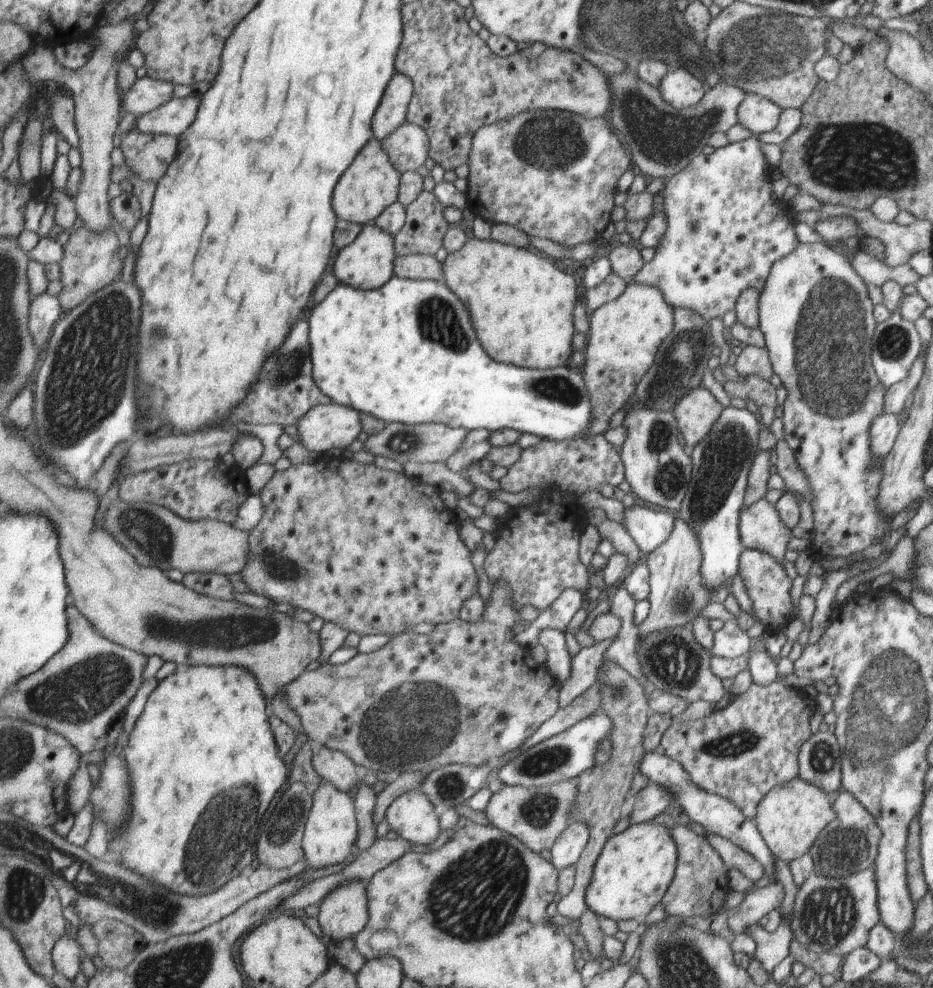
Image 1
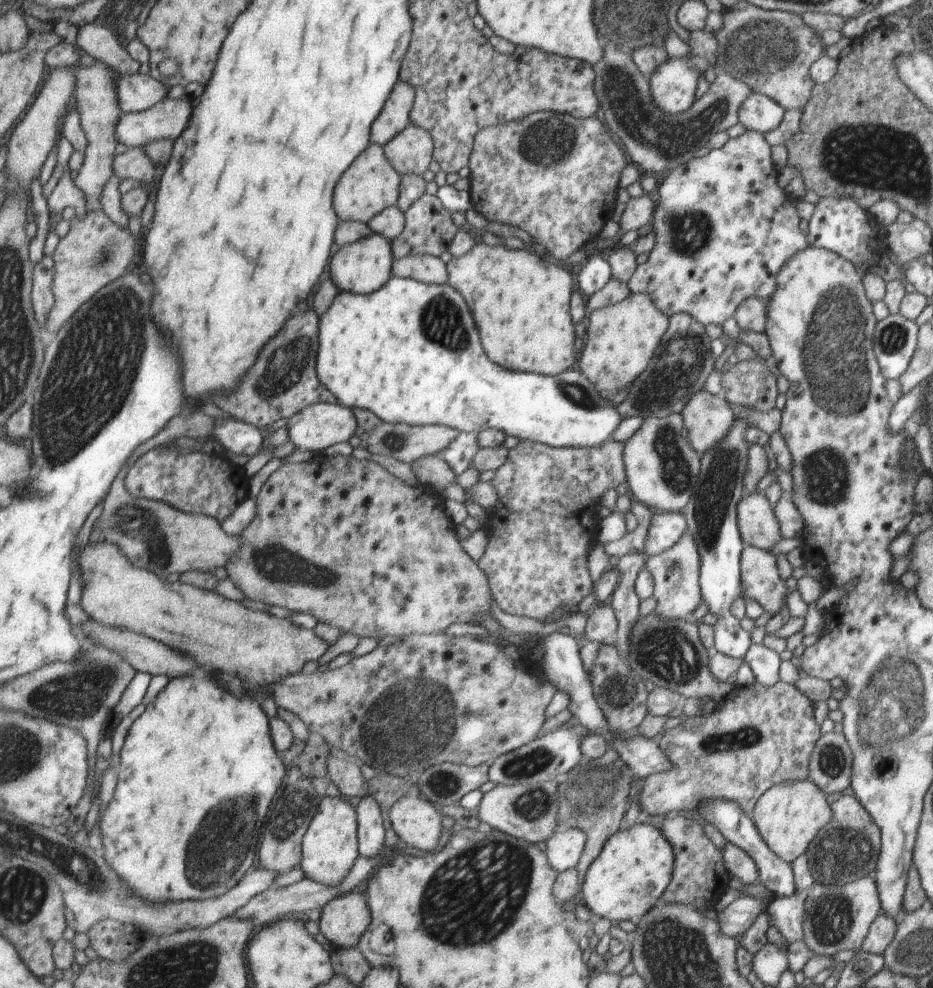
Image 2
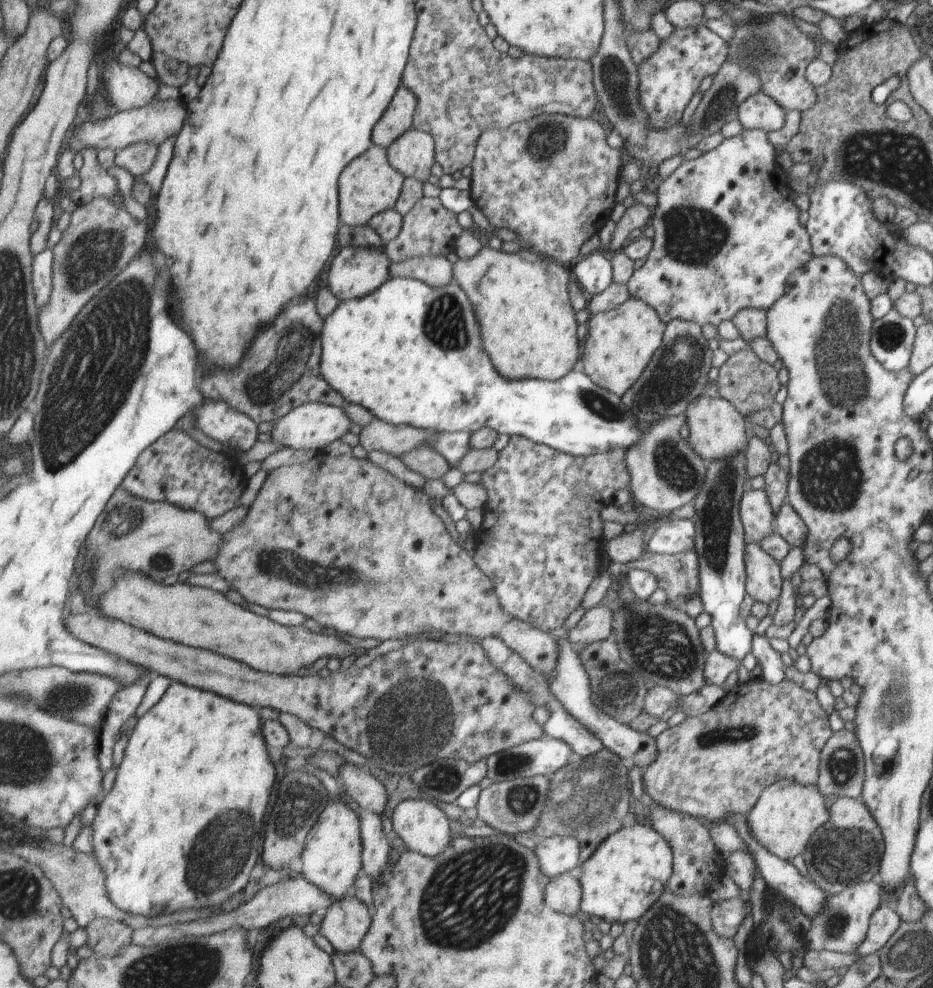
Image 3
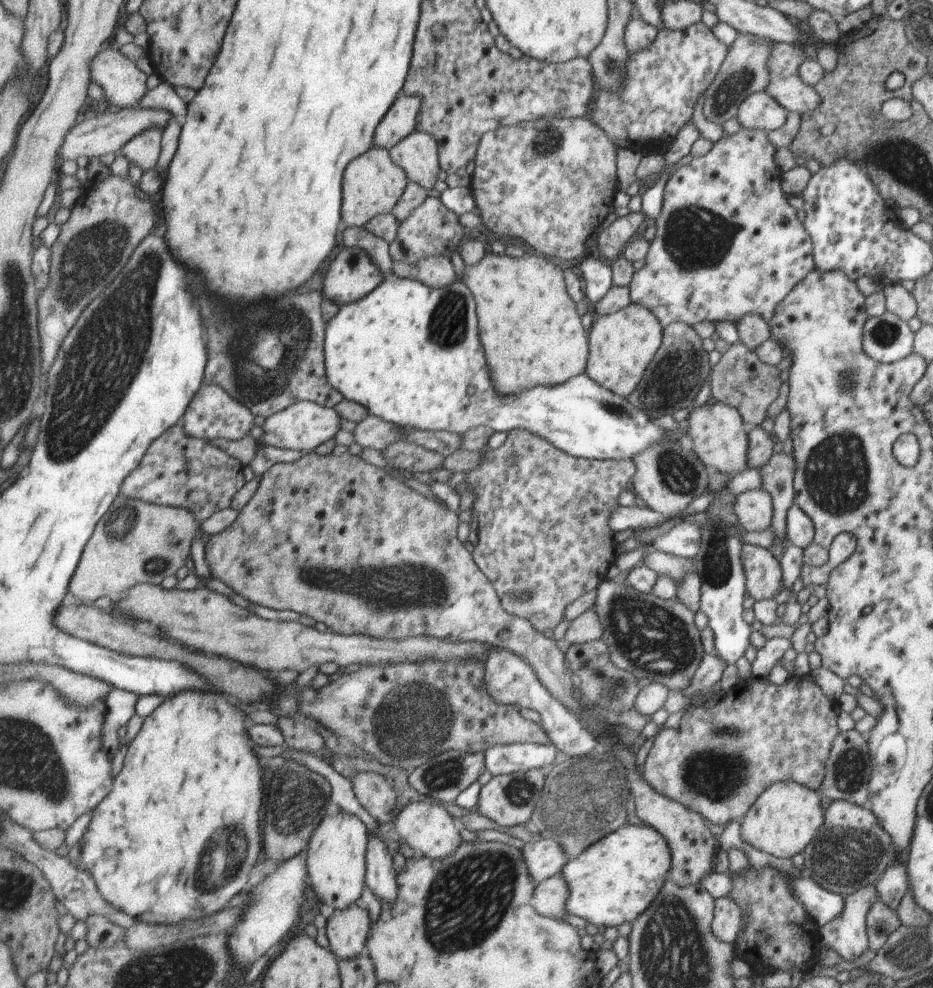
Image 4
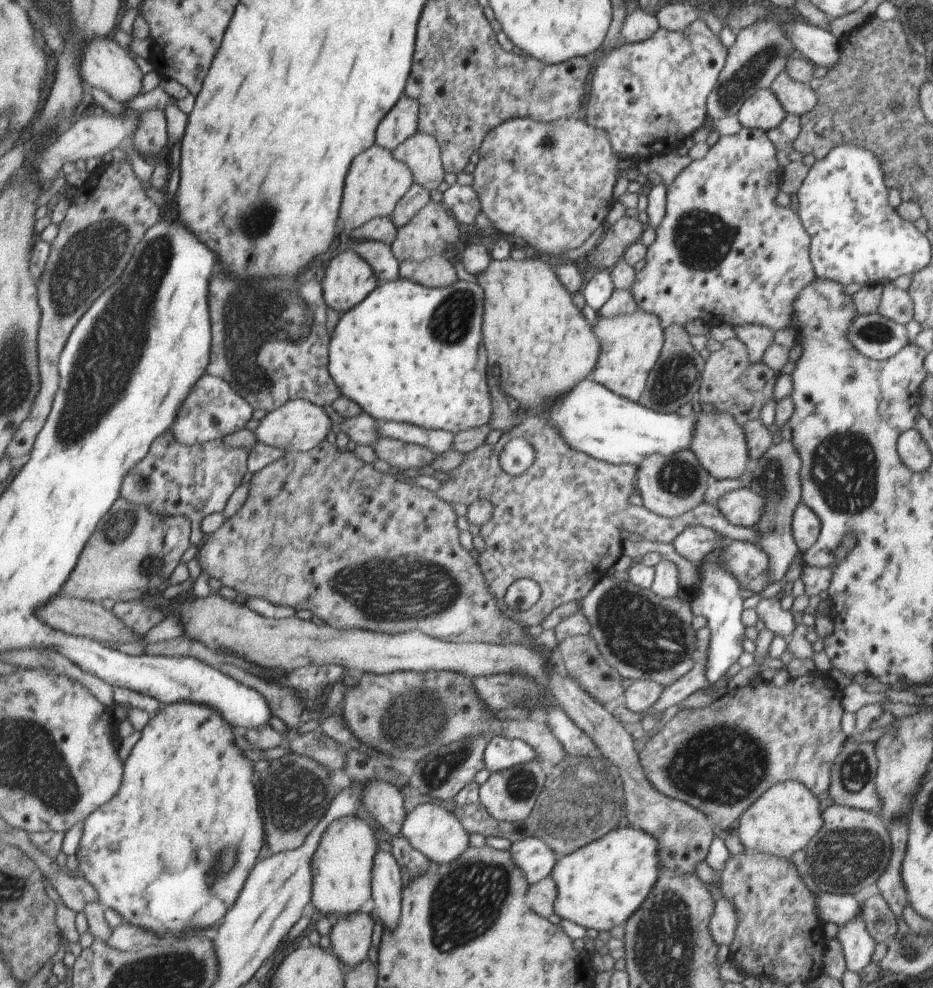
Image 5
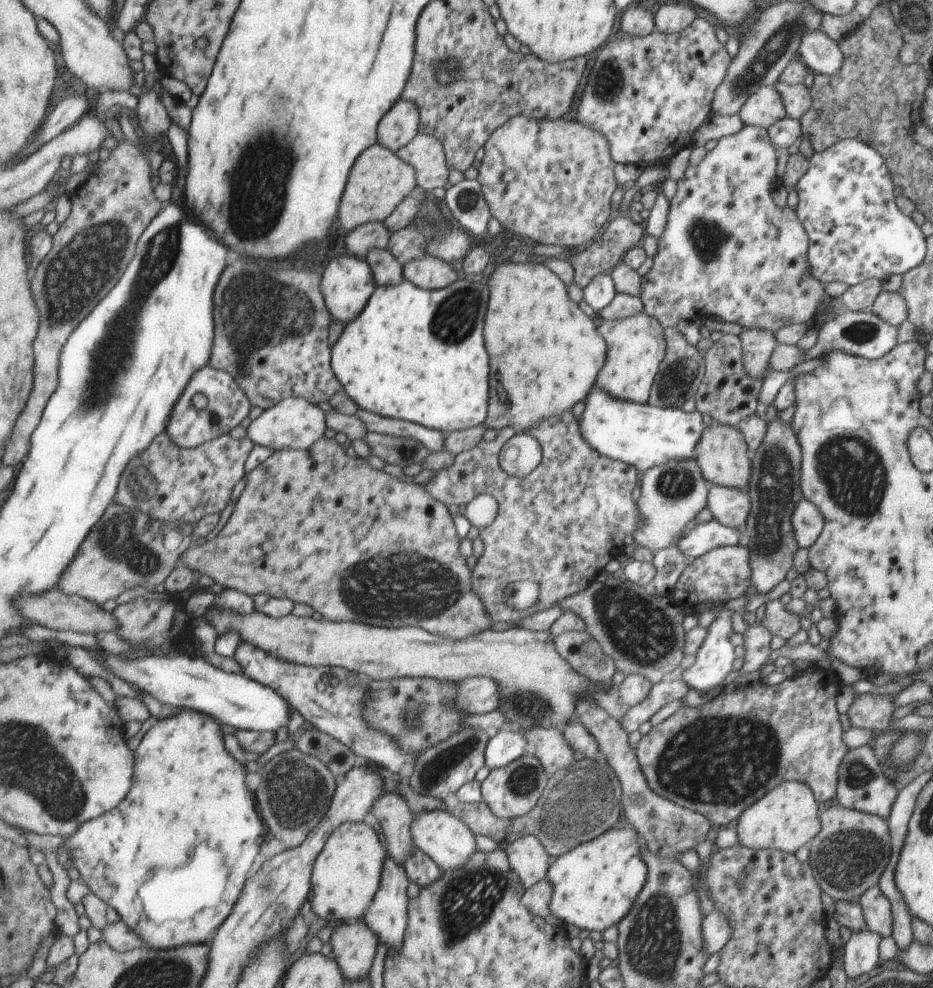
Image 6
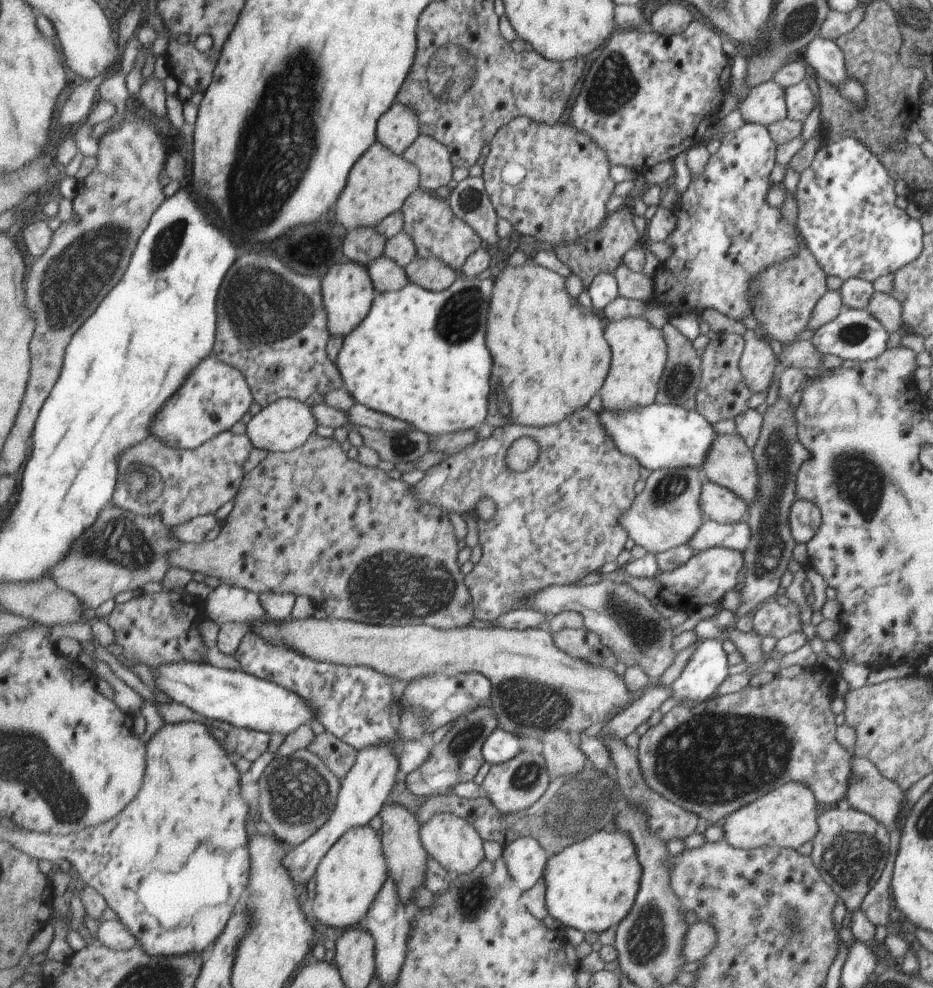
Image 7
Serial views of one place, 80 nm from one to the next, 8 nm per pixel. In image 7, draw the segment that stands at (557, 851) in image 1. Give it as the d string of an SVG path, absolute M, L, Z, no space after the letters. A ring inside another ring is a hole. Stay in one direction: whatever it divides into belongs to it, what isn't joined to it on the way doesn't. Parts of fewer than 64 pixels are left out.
M519 837L503 848L503 856L511 876L526 891L533 888L546 874L549 856L537 837Z

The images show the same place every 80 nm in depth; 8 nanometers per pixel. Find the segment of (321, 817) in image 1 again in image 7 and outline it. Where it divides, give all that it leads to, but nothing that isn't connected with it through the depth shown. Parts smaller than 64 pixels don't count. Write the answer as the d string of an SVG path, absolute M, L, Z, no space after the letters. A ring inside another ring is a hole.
M369 825L364 827L351 827L337 842L331 847L331 850L325 855L325 858L319 863L316 872L316 895L313 901L313 910L317 918L329 926L331 931L335 928L349 928L365 925L365 918L378 898L379 891L386 886L386 880L389 875L389 864L386 859L386 851L383 846L382 836L379 836Z

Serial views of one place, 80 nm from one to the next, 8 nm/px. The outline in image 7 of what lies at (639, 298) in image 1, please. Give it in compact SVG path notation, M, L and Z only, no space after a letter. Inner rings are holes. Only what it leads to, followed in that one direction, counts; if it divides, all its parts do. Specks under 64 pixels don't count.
M625 317L607 321L603 328L605 342L610 348L607 374L598 388L602 408L610 411L626 411L631 407L644 407L654 402L661 376L665 374L665 338L662 329L651 326L641 317Z

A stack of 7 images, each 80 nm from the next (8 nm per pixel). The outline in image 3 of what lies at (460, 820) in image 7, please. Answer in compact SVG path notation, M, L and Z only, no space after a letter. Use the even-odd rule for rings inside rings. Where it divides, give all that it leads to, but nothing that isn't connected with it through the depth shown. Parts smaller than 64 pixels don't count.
M427 798L406 799L397 804L392 812L393 835L398 835L411 851L417 851L428 857L436 857L440 855L452 841L453 836L451 826L449 826L449 818L445 816L445 812L435 806L433 800Z

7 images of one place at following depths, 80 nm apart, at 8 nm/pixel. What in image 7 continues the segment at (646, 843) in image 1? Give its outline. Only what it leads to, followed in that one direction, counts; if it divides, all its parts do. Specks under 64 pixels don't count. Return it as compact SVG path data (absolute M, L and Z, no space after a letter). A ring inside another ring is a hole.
M611 818L603 825L599 832L591 833L587 840L580 840L570 844L557 855L549 858L549 864L544 876L548 893L546 894L546 903L550 916L559 920L565 927L571 926L581 932L603 932L609 926L621 922L630 912L634 904L637 892L639 876L642 876L642 866L635 858L635 848L629 840L625 831L618 830L615 818Z

